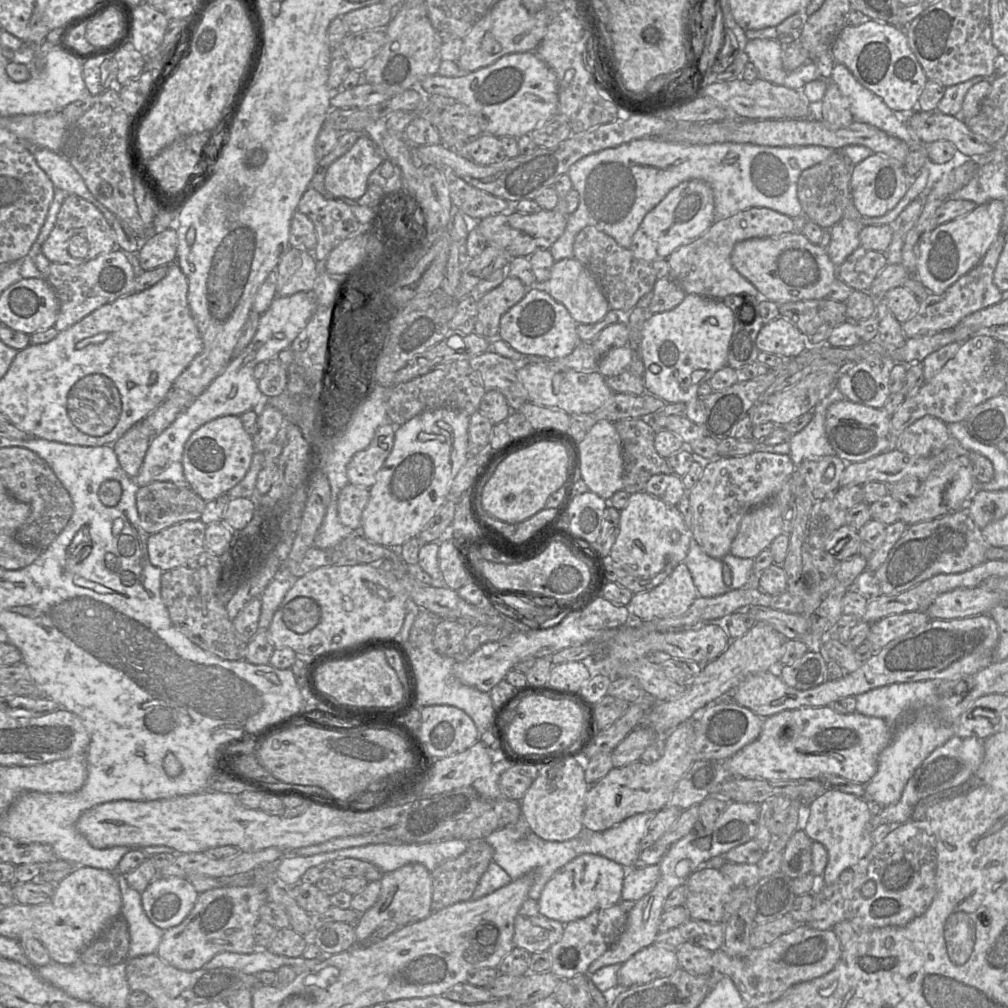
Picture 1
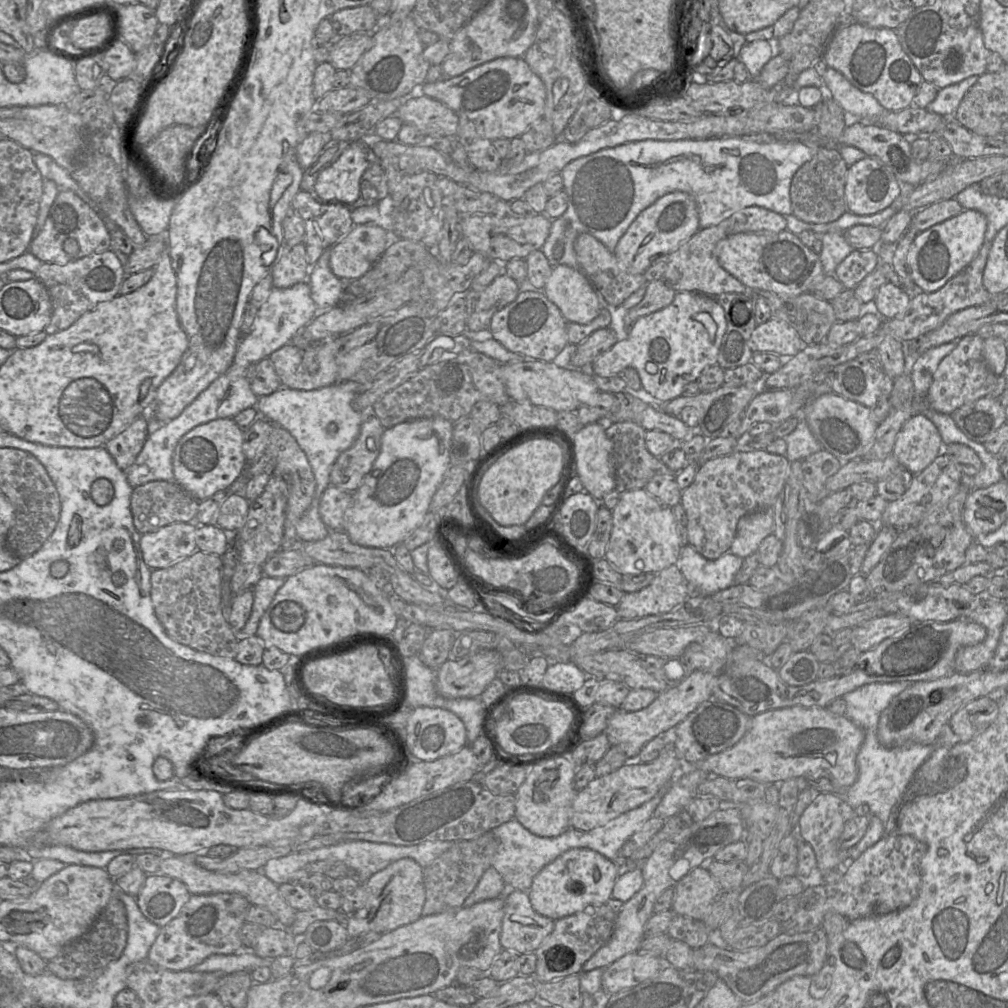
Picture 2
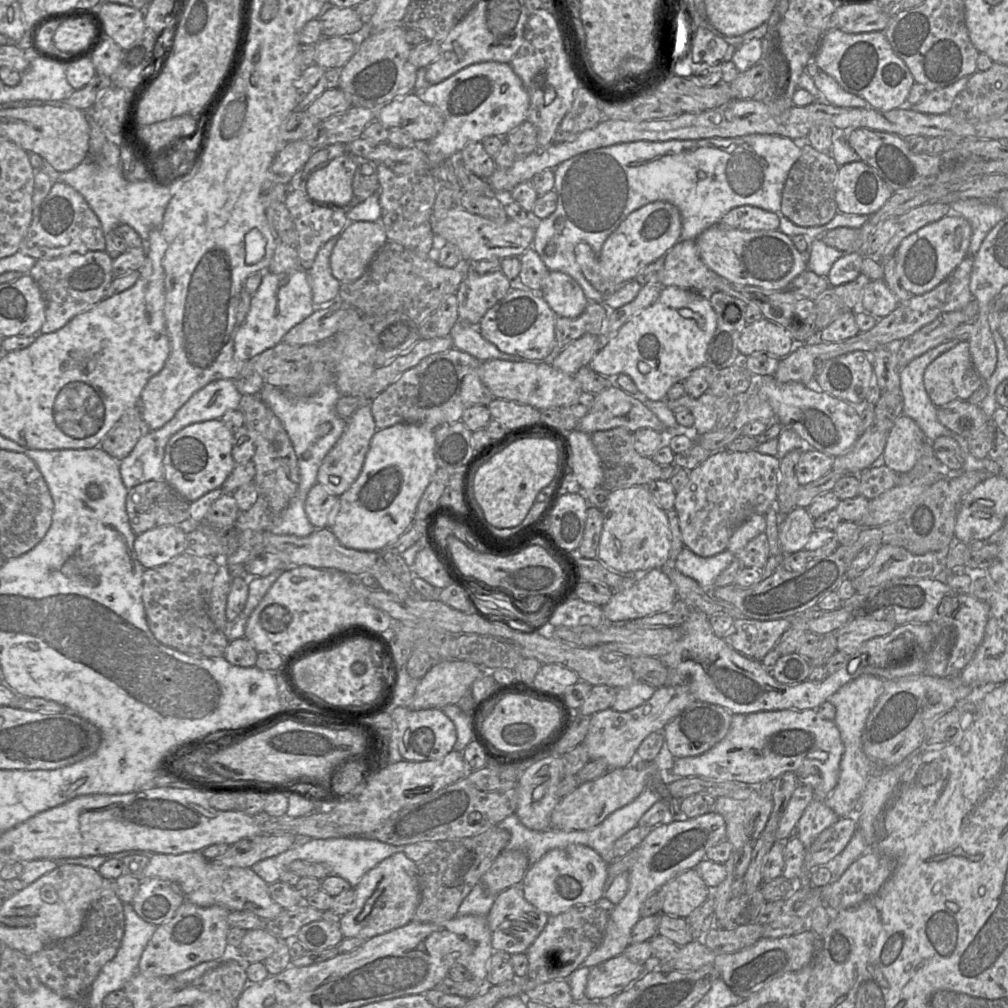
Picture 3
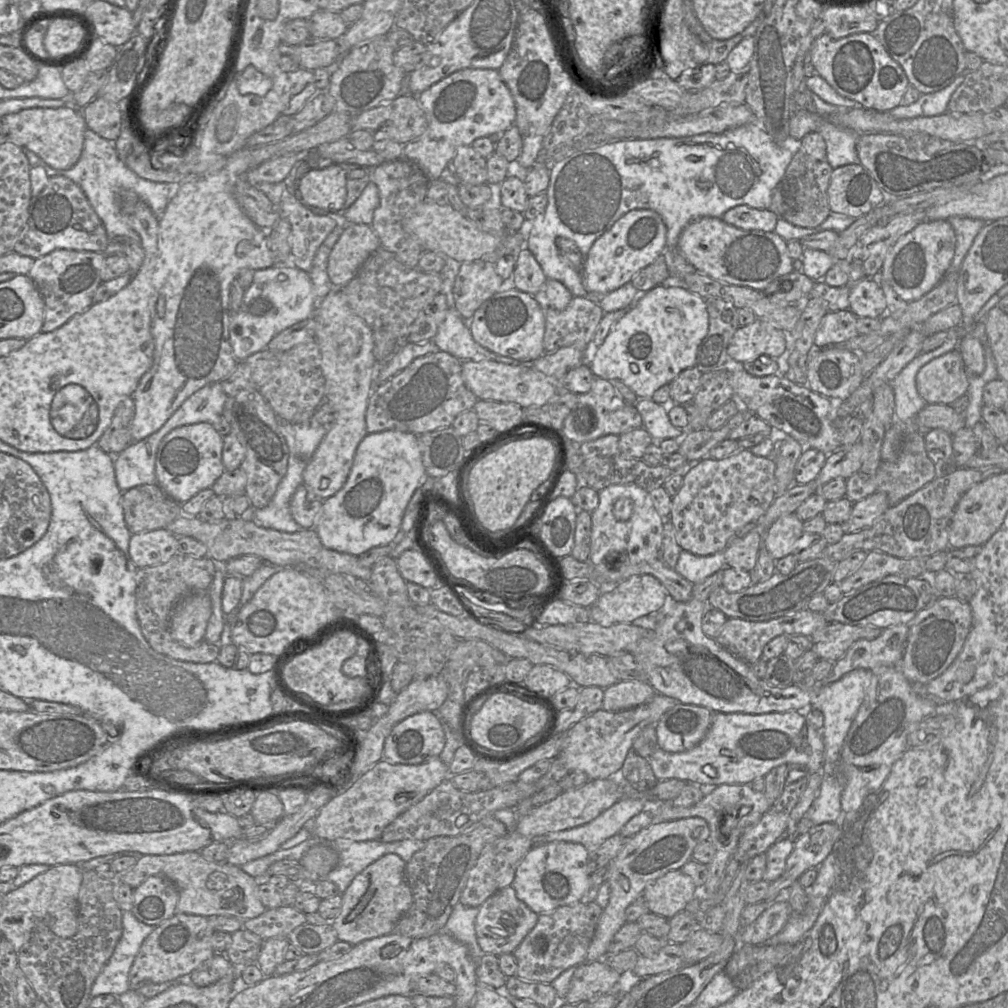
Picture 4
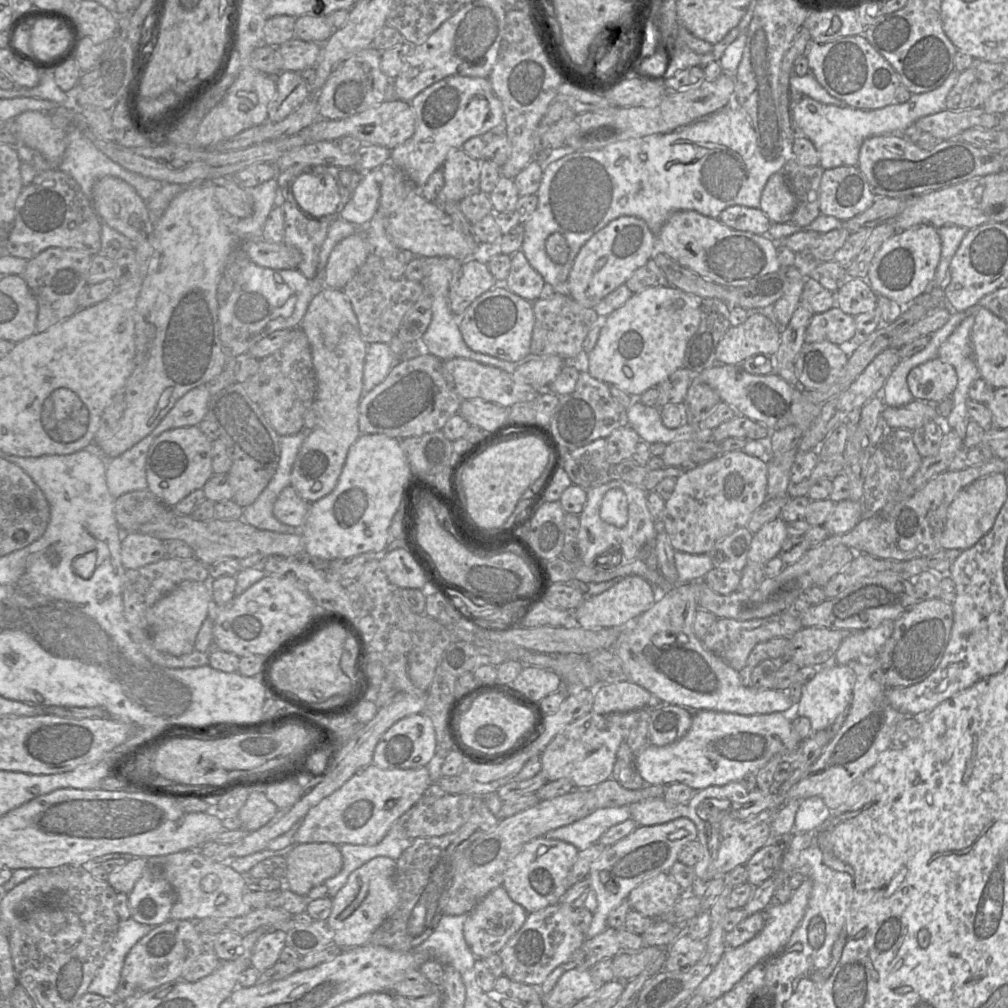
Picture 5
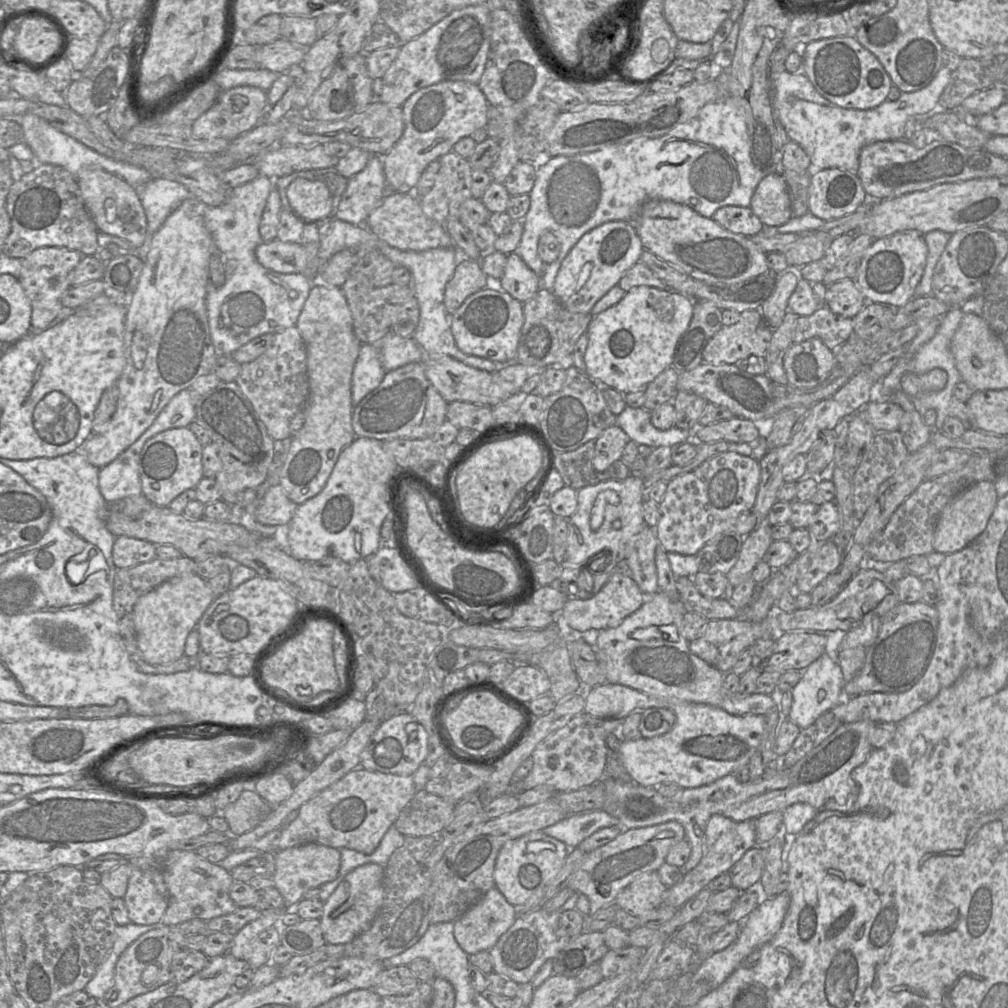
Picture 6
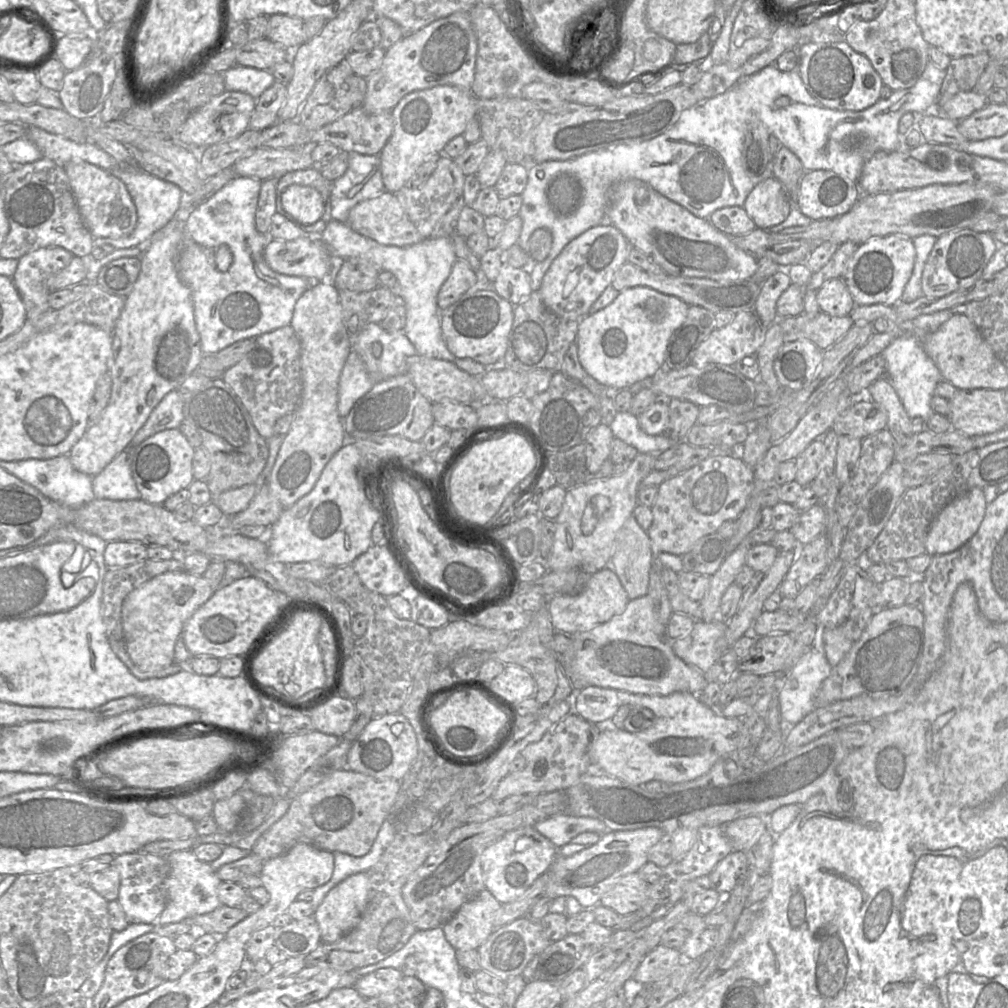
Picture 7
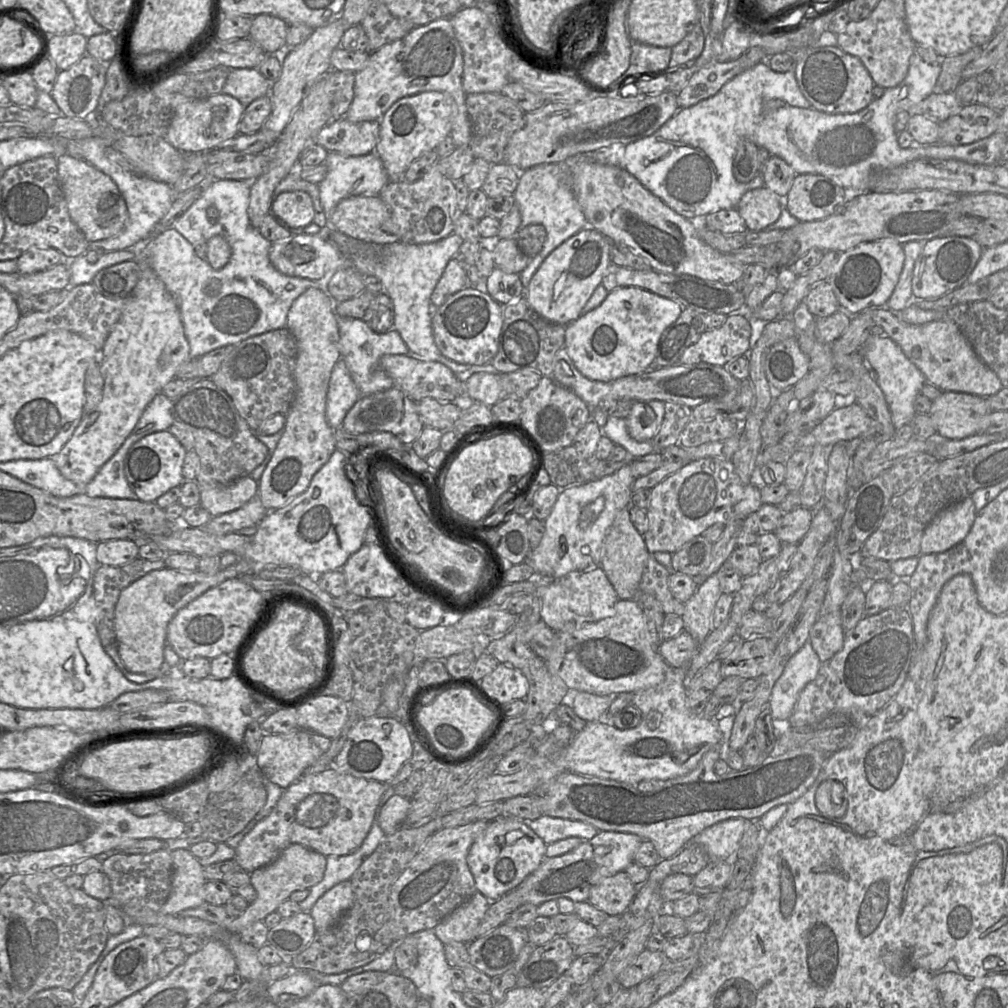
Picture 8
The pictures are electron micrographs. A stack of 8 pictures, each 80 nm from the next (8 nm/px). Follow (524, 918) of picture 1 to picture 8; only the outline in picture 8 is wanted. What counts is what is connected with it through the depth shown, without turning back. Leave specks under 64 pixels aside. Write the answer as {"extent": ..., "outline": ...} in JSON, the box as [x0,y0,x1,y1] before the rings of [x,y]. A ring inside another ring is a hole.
{"extent":[433,892,490,944],"outline":[[[476,892],[435,926],[433,932],[444,944],[469,944],[476,939],[475,930],[490,904],[487,897]]]}

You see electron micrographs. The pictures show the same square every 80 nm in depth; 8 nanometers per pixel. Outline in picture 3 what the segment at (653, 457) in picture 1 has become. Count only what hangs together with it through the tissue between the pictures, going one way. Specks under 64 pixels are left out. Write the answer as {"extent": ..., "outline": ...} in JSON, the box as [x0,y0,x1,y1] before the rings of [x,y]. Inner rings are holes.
{"extent":[592,427,679,491],"outline":[[[618,427],[592,434],[592,442],[603,468],[601,487],[611,491],[630,486],[647,486],[655,480],[669,480],[679,470],[676,466],[655,463],[651,457],[641,456],[634,448],[634,435],[630,430]]]}

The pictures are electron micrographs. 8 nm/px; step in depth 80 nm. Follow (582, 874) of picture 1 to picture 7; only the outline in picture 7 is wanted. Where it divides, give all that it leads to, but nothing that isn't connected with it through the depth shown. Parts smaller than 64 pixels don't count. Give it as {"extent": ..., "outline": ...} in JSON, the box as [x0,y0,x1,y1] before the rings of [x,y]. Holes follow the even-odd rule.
{"extent":[481,826,558,903],"outline":[[[530,826],[509,831],[481,856],[485,887],[501,903],[518,899],[545,874],[558,856],[558,848]]]}

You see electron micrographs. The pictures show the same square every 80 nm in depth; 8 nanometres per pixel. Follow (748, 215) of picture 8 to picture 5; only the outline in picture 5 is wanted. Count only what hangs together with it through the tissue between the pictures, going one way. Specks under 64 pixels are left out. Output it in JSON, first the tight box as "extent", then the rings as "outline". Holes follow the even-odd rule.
{"extent":[759,172,796,223],"outline":[[[780,172],[772,174],[762,191],[759,208],[772,223],[785,223],[791,218],[796,198]]]}

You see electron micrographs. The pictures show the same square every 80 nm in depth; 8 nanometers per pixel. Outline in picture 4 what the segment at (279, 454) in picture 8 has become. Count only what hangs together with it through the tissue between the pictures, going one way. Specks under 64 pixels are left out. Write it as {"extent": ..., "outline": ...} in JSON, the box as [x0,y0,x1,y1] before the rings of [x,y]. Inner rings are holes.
{"extent":[303,289,378,499],"outline":[[[335,289],[317,301],[311,316],[316,321],[315,341],[322,355],[325,377],[325,401],[330,404],[336,418],[309,460],[303,472],[303,485],[320,499],[335,495],[345,484],[351,471],[356,450],[368,434],[366,411],[375,389],[378,362],[374,355],[374,333],[364,319],[358,316]]]}

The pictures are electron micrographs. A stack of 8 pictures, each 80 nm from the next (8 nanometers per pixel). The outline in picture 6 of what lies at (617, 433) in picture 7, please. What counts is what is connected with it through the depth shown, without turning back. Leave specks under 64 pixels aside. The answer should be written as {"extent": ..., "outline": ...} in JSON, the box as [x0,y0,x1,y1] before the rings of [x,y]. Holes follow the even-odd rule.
{"extent":[616,407,694,448],"outline":[[[626,407],[616,419],[616,426],[620,427],[638,445],[647,445],[653,448],[673,447],[693,438],[694,429],[685,430],[672,427],[668,430],[659,430],[651,422],[650,410],[643,407]]]}

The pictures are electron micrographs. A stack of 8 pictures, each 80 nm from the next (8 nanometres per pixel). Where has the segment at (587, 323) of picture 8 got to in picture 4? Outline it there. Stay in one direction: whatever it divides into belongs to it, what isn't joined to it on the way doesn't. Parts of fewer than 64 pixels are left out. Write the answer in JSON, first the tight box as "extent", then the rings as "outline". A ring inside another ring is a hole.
{"extent":[589,285,709,400],"outline":[[[658,285],[640,293],[631,309],[614,325],[589,364],[592,373],[604,380],[620,380],[638,399],[650,400],[660,387],[669,384],[683,370],[695,367],[698,347],[709,328],[705,298],[683,287]]]}

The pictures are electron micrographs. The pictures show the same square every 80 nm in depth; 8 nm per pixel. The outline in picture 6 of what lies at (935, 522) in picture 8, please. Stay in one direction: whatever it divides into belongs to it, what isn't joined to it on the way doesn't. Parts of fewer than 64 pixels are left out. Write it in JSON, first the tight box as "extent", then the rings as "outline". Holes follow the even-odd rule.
{"extent":[933,481,997,554],"outline":[[[990,481],[976,482],[958,493],[946,504],[938,518],[933,551],[950,554],[970,544],[986,528],[997,501],[995,485]]]}

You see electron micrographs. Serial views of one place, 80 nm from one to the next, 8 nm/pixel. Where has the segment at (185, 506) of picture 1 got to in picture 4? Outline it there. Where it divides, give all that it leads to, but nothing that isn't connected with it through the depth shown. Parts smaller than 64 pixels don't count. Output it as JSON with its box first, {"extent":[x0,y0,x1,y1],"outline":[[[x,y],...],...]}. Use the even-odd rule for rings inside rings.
{"extent":[122,483,183,534],"outline":[[[157,483],[131,488],[122,495],[125,523],[131,534],[166,528],[183,514],[181,504]]]}

